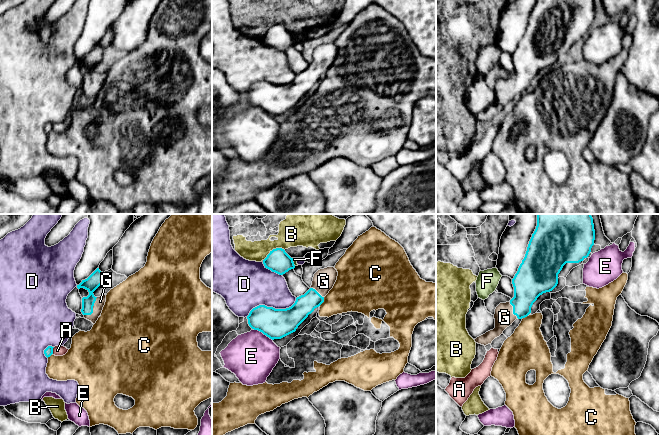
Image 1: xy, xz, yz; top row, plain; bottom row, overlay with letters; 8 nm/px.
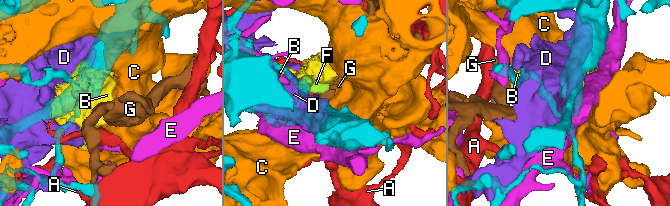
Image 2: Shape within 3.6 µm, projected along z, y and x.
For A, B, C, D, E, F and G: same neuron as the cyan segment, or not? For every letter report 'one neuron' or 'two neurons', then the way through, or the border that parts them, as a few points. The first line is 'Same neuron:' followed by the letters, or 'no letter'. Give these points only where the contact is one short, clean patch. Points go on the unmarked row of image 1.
Same neuron: G
A: two neurons
B: two neurons; border xz (284, 25), (274, 24), (263, 36)
C: two neurons
D: two neurons
E: two neurons
F: two neurons; border xz (292, 34), (295, 41)
G: one neuron; way xy (96, 55), (91, 60), (92, 85), (100, 77)

